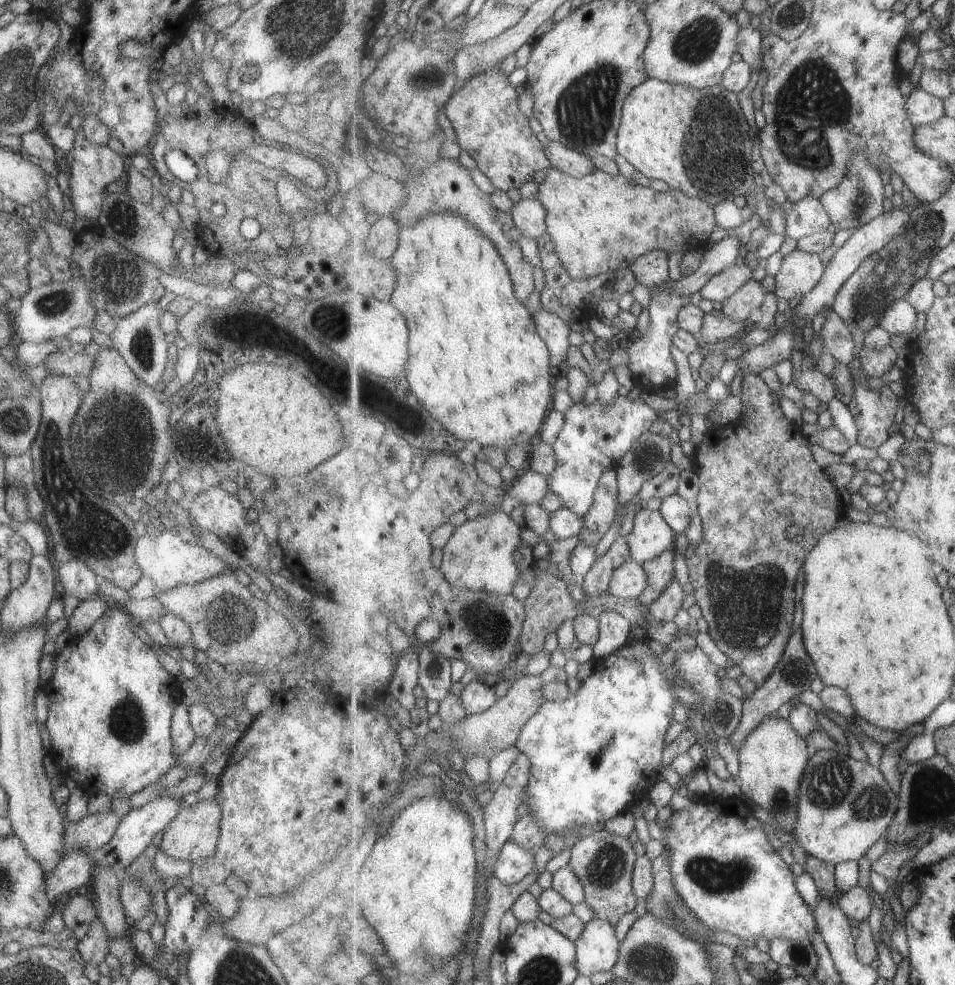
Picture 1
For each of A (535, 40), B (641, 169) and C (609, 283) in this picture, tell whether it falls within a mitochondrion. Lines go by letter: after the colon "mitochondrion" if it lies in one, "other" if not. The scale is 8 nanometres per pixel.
A: other
B: other
C: other

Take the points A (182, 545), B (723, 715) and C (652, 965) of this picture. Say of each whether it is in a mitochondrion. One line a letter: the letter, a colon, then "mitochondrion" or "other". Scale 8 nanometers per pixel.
A: other
B: mitochondrion
C: mitochondrion

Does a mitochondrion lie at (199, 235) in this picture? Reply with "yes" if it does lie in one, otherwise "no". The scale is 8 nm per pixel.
no

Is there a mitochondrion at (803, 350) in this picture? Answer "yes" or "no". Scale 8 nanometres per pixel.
no

